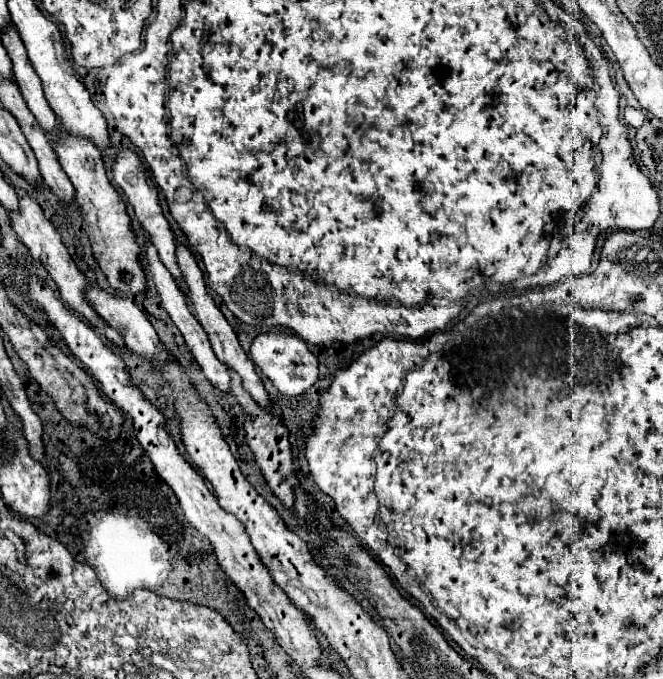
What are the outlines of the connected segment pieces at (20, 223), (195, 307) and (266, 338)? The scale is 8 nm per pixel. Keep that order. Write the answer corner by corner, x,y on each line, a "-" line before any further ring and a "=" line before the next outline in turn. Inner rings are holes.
17,191
17,195
19,195
21,209
19,209
19,213
13,213
13,215
11,215
11,223
13,223
13,229
15,229
15,233
19,235
19,239
21,239
21,241
25,243
25,247
29,249
31,257
33,257
35,261
39,261
39,263
47,269
47,273
51,275
51,279
55,281
55,285
57,285
57,289
59,289
59,293
61,293
61,299
63,299
73,311
77,311
79,315
83,315
83,317
85,317
97,331
101,331
101,335
105,335
111,343
115,343
117,347
125,349
127,345
125,345
125,341
123,341
121,331
115,329
115,327
111,327
111,325
93,309
93,305
91,305
89,299
85,297
87,277
79,271
79,267
75,265
75,261
71,259
71,255
67,253
67,247
61,243
61,237
59,237
59,233
55,231
55,227
51,225
51,221
43,215
43,209
41,209
25,191
=
177,245
177,263
181,265
183,277
185,277
187,285
189,285
189,293
191,293
191,311
193,311
193,315
197,317
197,321
201,323
201,327
205,329
205,333
207,333
207,337
209,337
209,341
211,341
211,347
213,347
215,355
221,359
221,363
223,363
225,367
233,369
233,371
241,377
245,391
257,401
257,405
261,405
261,409
267,409
267,411
269,411
269,409
273,407
273,403
271,403
271,399
269,399
269,395
267,395
267,391
265,391
265,387
263,387
259,375
255,373
255,365
253,365
253,363
249,361
249,357
245,355
245,351
241,349
241,345
239,345
239,341
237,341
237,335
235,335
233,327
227,323
227,319
223,317
223,313
219,311
219,307
215,305
215,301
213,301
211,295
207,293
205,281
203,281
203,273
201,273
201,269
197,267
193,255
191,255
183,245
=
261,333
251,345
253,363
261,373
279,389
281,395
303,395
317,381
317,357
309,351
307,343
295,335

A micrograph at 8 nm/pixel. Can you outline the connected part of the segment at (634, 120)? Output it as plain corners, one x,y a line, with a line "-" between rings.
627,107
627,109
625,109
625,121
627,121
629,127
639,129
639,127
643,125
643,121
645,121
645,115
643,115
643,111
639,111
639,109

